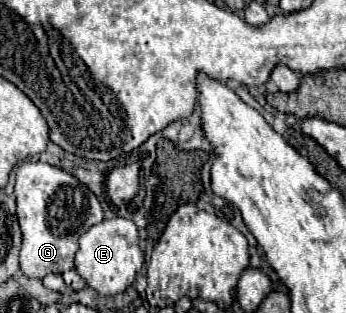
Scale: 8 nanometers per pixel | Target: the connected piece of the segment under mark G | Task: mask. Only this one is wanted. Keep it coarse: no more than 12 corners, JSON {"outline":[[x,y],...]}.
{"outline":[[42,161],[16,167],[26,277],[74,269],[96,195]]}

